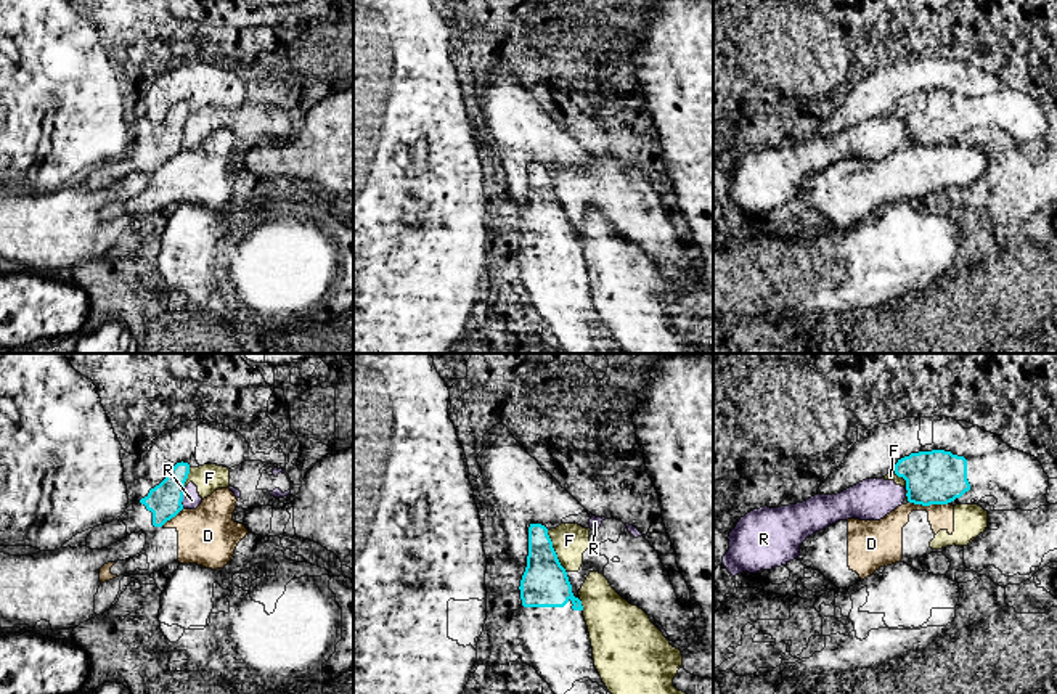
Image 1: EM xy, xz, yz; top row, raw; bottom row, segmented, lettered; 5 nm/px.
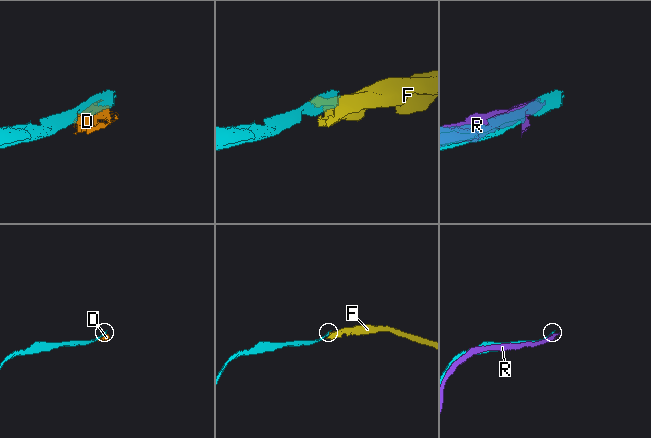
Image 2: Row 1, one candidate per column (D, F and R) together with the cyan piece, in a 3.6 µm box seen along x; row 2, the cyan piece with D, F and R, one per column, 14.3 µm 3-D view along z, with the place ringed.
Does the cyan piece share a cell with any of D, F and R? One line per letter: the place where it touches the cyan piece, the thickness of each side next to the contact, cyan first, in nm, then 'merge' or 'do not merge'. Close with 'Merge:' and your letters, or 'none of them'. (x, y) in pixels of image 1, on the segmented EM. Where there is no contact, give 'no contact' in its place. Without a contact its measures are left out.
D: meets cyan in yz at (929, 505); 280 nm thick on the cyan side, 150 nm on the other; do not merge
F: meets cyan in xz at (555, 551); 240 nm thick on the cyan side, 180 nm on the other; do not merge
R: meets cyan in xy at (182, 497); 170 nm thick on the cyan side, 90 nm on the other; do not merge
Merge: none of them

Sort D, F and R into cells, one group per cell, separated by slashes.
D F / R

